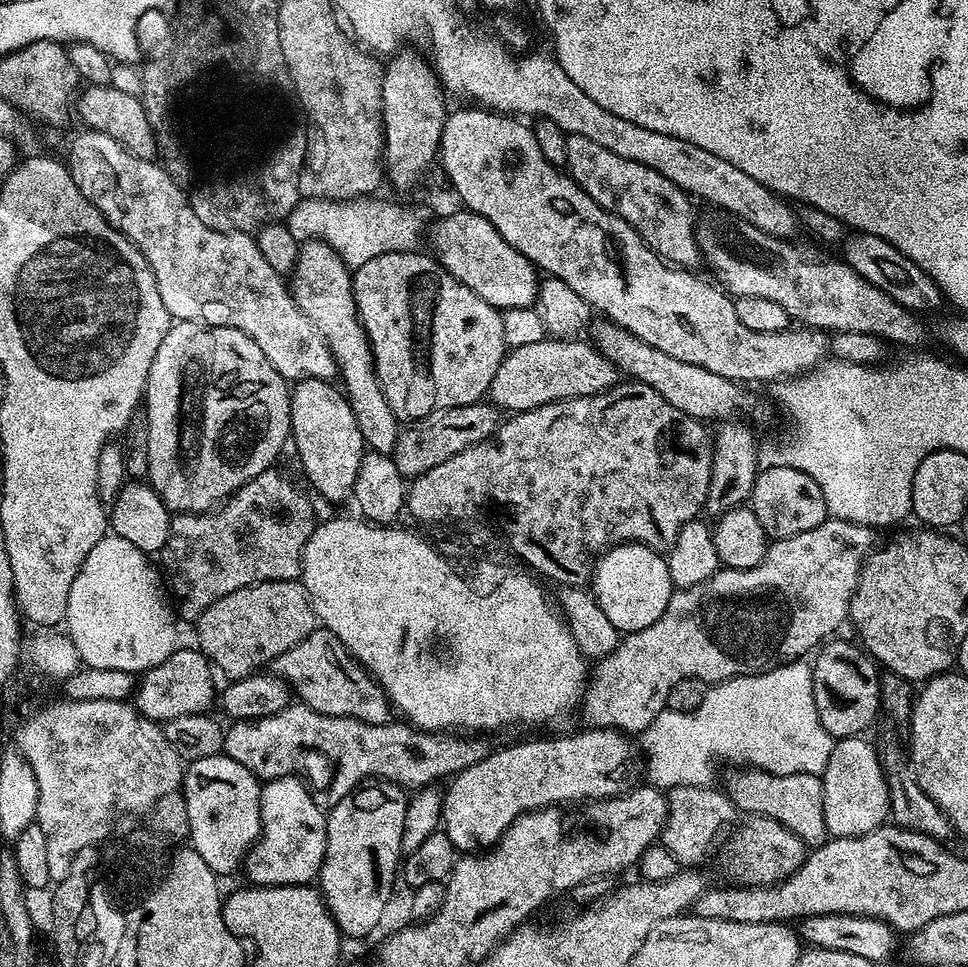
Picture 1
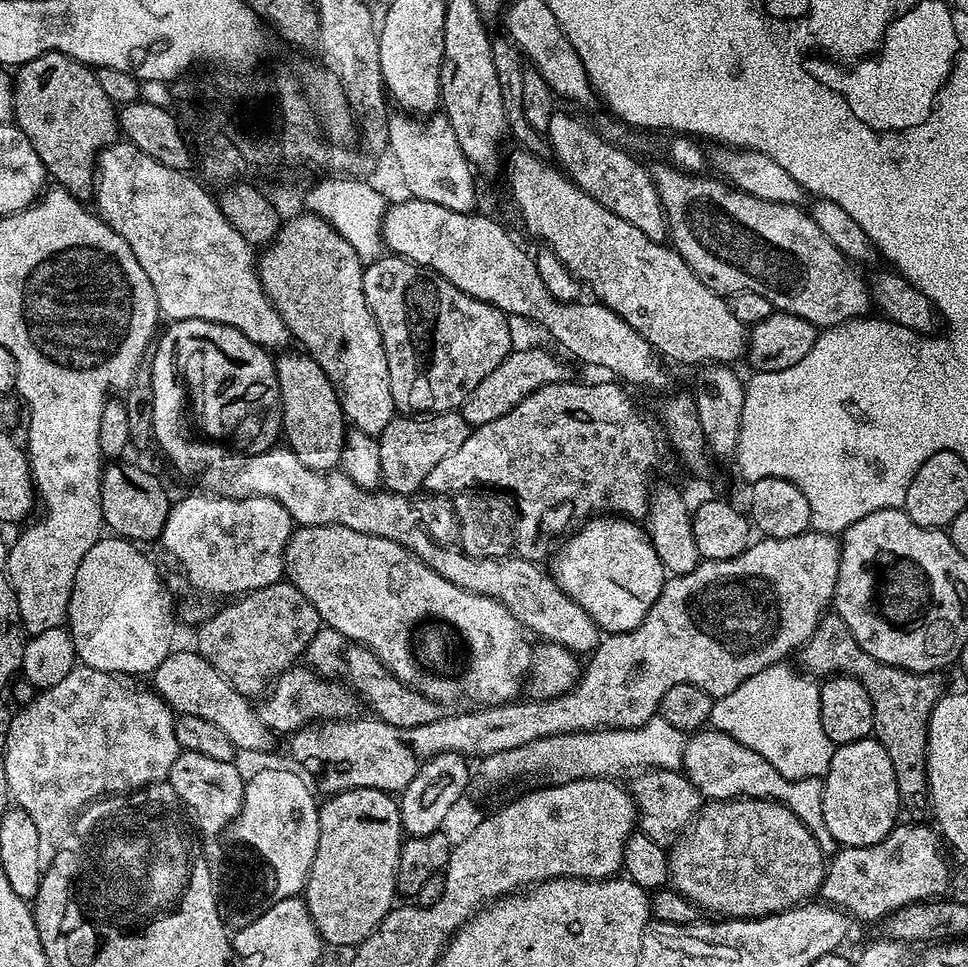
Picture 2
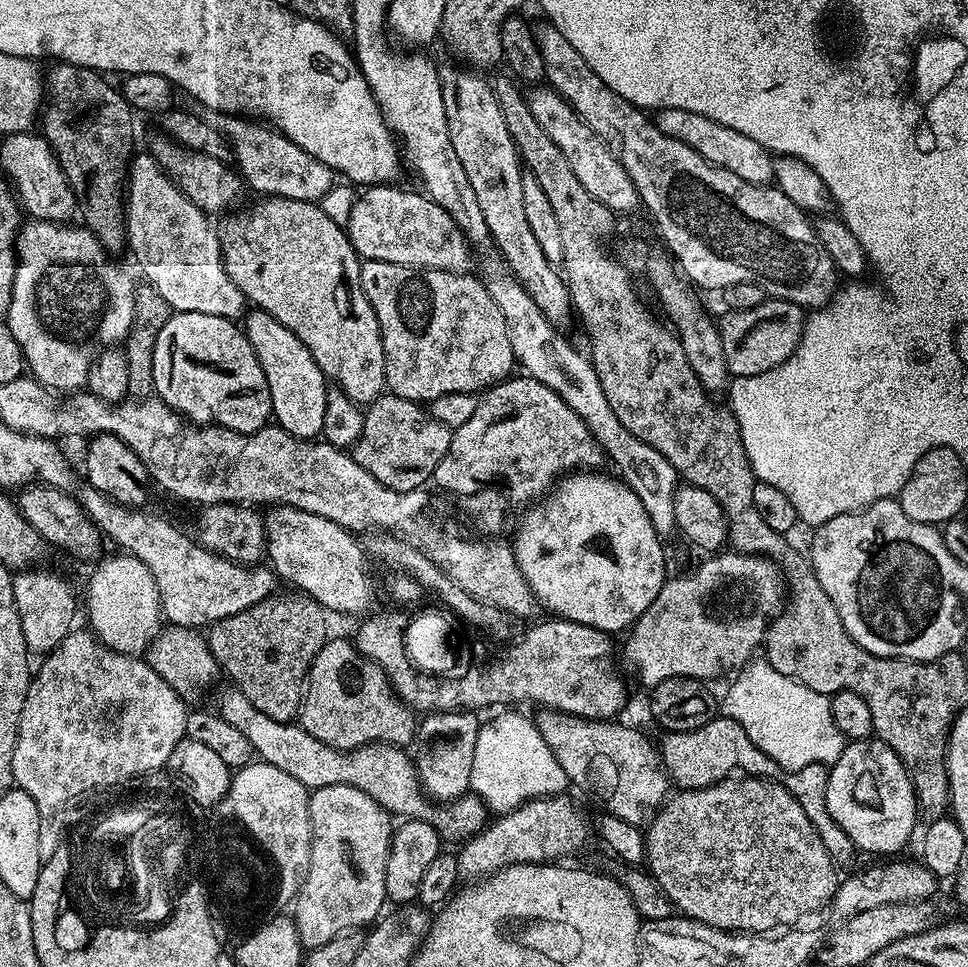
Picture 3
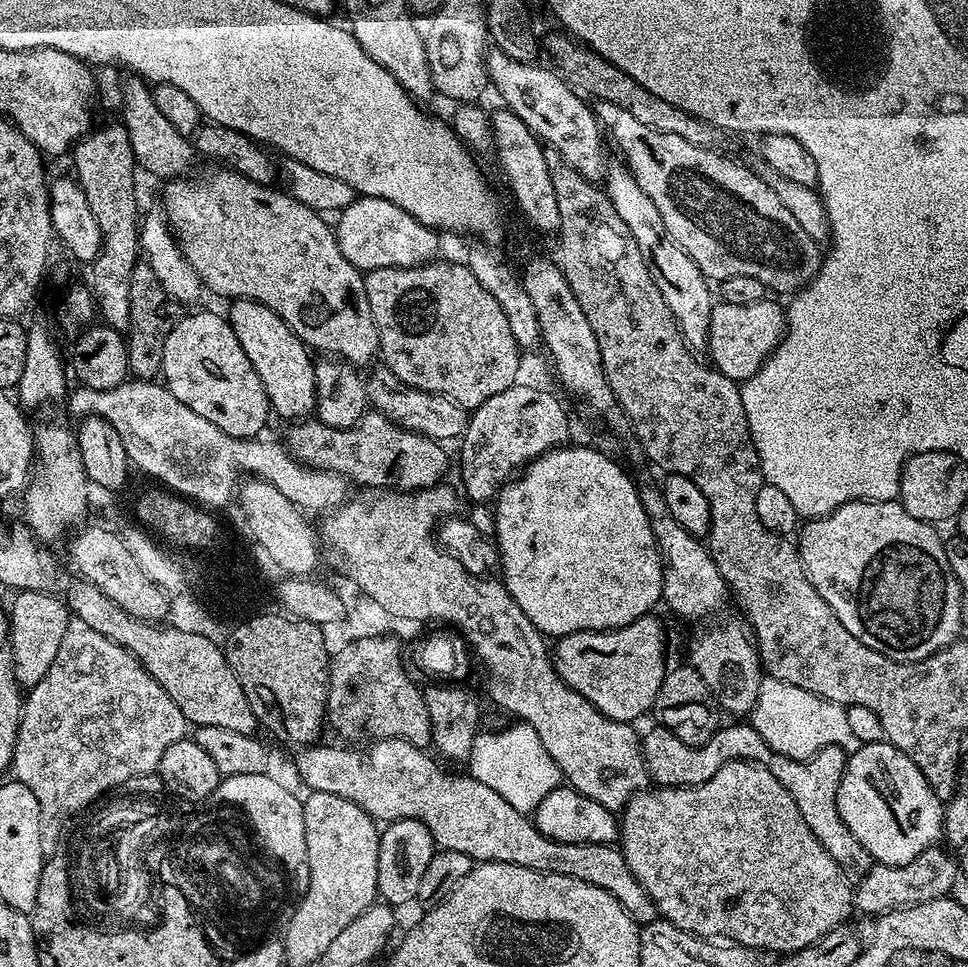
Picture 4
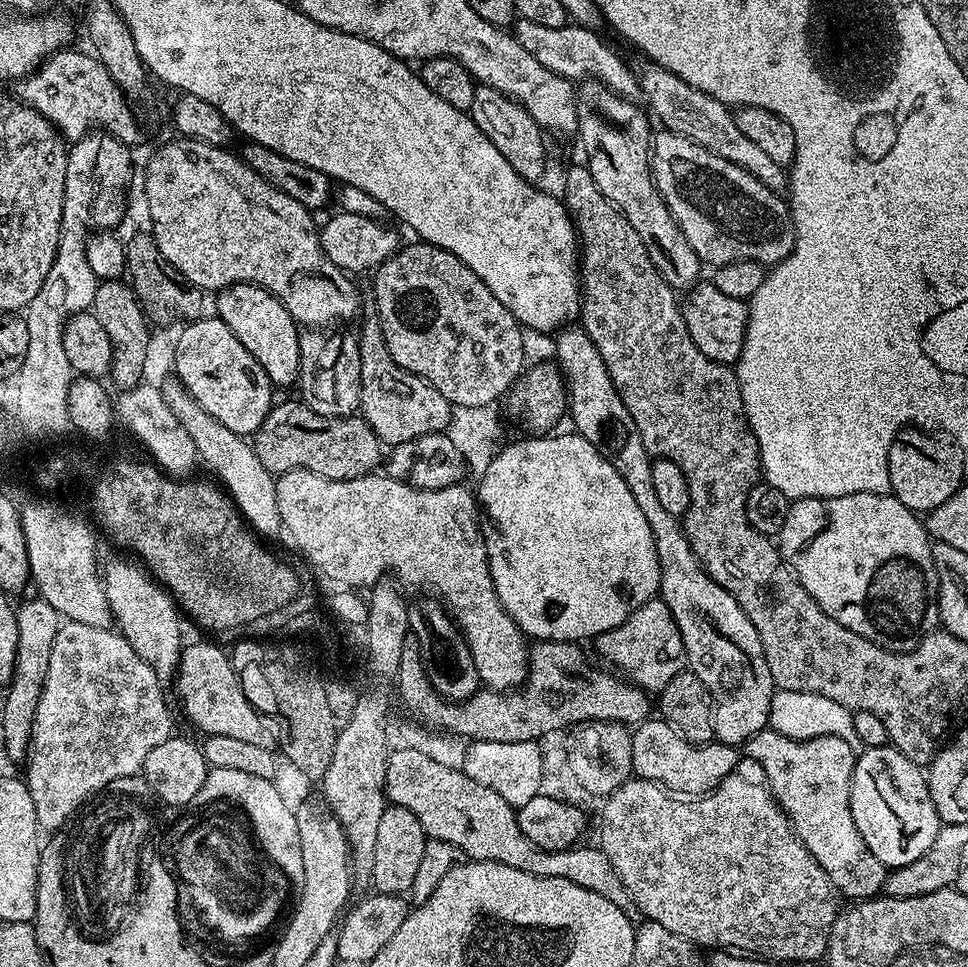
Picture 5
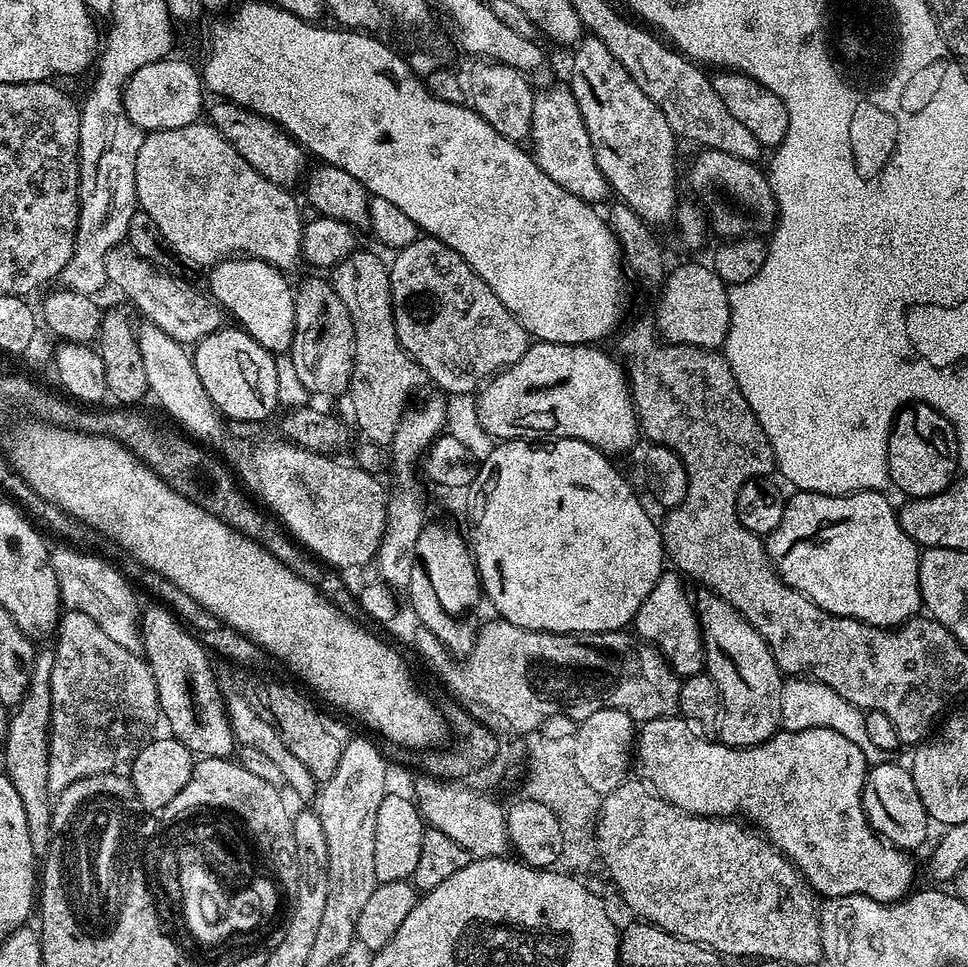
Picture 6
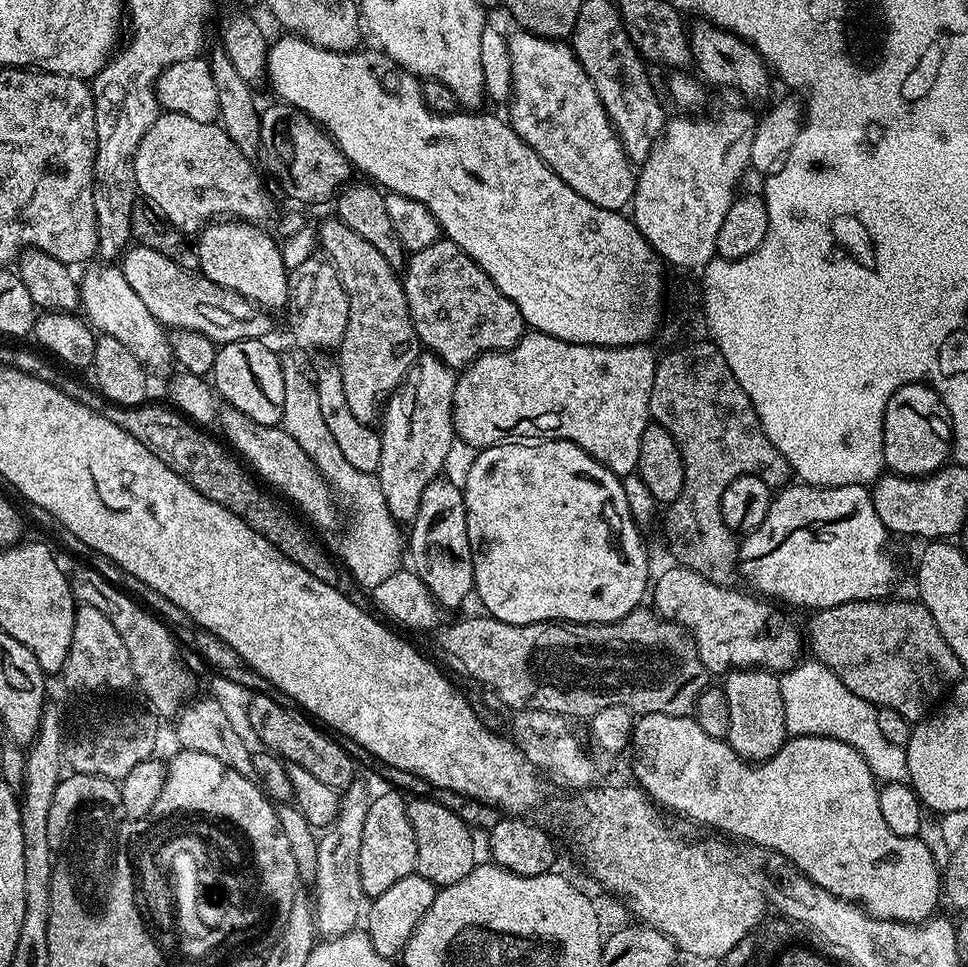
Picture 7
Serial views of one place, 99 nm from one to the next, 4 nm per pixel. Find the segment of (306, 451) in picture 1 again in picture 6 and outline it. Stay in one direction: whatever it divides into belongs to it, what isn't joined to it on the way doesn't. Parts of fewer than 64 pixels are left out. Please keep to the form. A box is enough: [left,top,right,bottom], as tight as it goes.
[206,258,296,354]

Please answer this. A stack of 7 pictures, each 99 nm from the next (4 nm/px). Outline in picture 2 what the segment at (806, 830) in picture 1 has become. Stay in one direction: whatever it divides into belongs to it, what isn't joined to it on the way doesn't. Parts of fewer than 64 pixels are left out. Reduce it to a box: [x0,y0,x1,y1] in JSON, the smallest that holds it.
[682,726,837,854]

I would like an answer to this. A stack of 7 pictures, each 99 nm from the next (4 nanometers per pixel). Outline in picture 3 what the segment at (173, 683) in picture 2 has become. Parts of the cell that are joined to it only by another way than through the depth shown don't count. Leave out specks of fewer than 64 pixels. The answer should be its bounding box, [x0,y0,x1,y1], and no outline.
[218,690,490,842]

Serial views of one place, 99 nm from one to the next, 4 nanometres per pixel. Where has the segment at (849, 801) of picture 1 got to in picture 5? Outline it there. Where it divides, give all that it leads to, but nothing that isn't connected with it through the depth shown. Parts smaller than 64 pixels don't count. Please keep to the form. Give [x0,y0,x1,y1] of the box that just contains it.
[850,746,942,870]

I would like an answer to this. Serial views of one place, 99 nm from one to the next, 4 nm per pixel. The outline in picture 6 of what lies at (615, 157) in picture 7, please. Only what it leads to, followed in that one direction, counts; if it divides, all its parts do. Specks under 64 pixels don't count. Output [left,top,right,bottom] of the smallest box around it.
[530,87,610,206]

